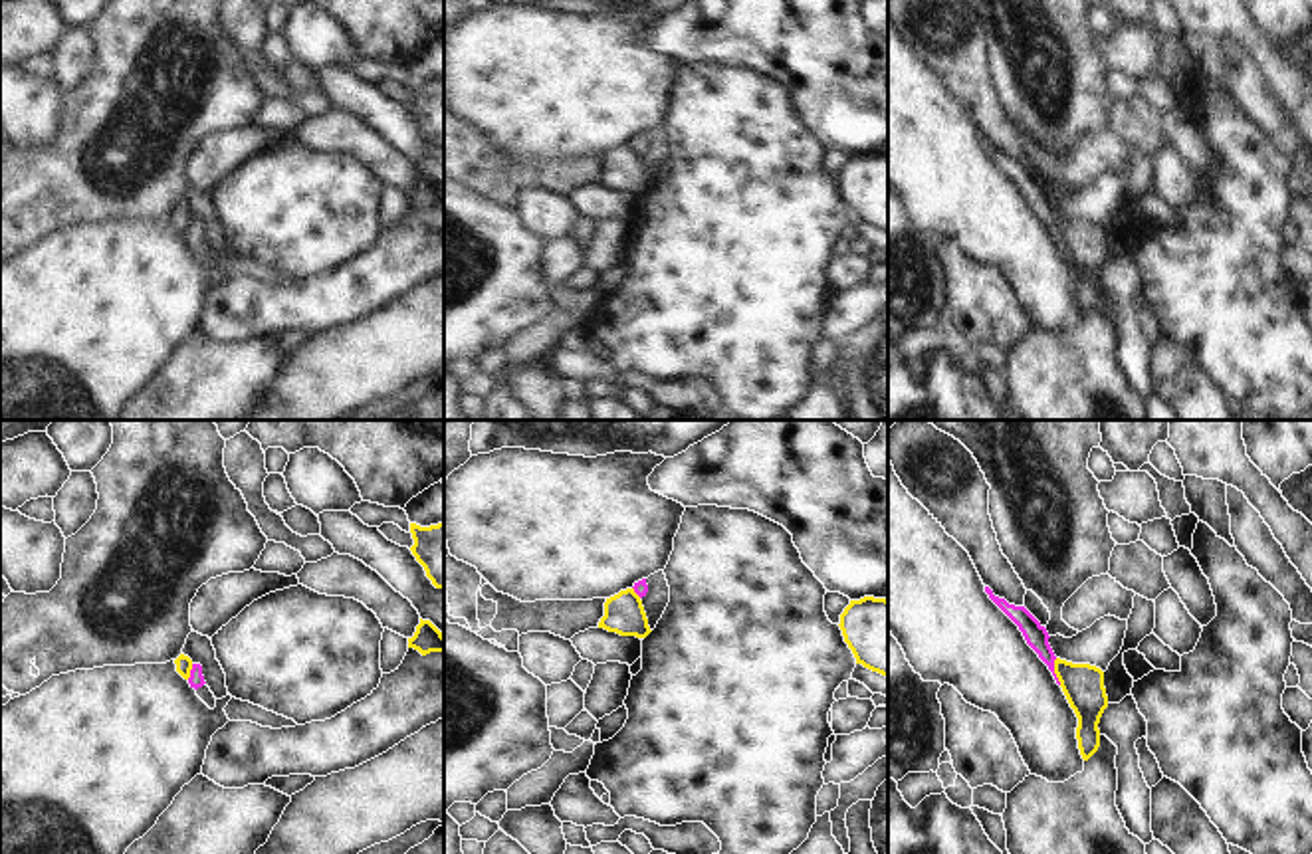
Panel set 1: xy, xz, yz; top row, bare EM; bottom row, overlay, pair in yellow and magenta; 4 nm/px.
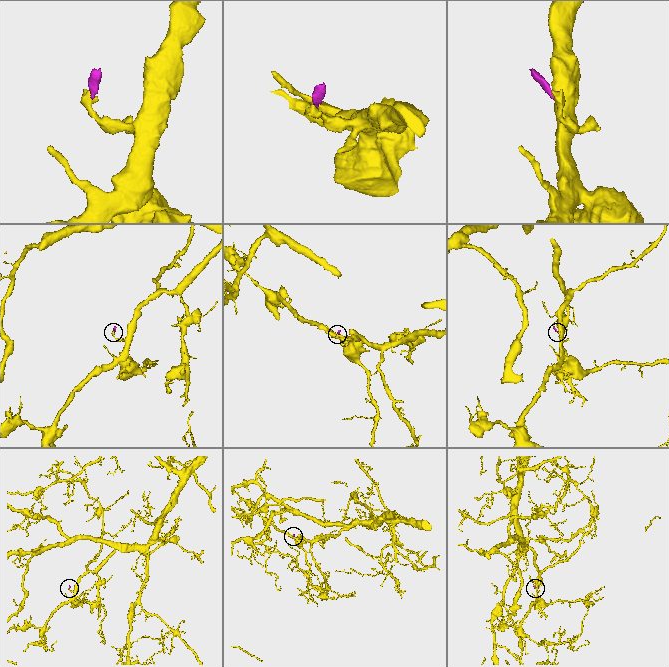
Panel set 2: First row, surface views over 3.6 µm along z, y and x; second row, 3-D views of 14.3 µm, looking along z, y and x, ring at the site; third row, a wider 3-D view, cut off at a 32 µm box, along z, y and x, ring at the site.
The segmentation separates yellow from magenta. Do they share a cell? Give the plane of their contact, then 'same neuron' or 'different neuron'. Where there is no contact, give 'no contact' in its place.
contact in yz; different neuron

